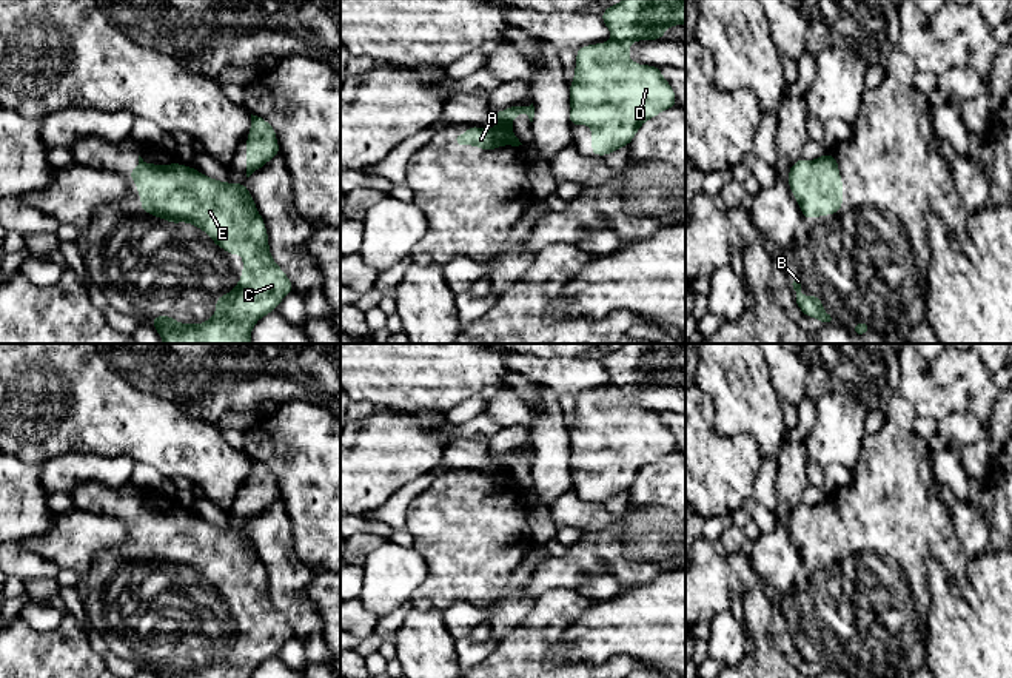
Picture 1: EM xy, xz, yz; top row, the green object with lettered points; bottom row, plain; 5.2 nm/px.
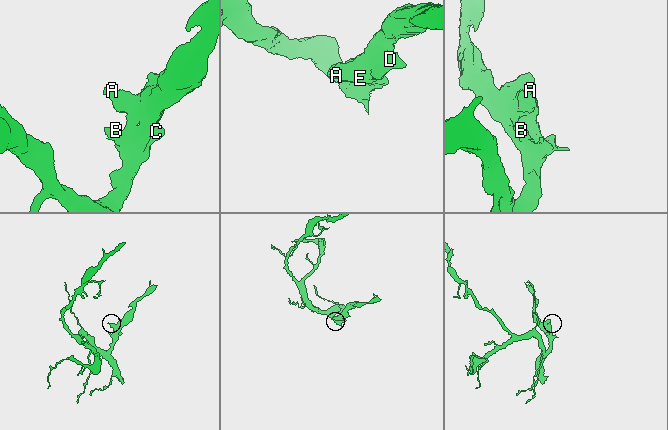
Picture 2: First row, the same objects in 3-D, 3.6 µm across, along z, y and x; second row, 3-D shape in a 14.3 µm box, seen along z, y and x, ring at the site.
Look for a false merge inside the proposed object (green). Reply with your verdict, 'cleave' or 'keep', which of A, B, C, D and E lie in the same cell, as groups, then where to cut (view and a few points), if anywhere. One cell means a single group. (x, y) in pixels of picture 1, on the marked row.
keep; groups A B C D E; cut none

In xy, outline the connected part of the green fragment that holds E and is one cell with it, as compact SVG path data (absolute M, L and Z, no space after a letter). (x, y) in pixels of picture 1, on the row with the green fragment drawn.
M139 156L139 165L128 171L137 183L142 213L166 219L173 225L188 222L203 230L228 254L243 257L242 279L236 288L216 299L216 314L203 324L177 324L174 316L152 316L151 324L163 344L251 344L256 322L276 311L280 300L294 291L291 280L270 254L268 233L254 199L245 183L217 182L196 168L168 163L159 166Z

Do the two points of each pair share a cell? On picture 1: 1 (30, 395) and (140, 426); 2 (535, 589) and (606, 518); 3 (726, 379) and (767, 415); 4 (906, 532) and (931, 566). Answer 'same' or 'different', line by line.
1: same
2: different
3: same
4: different

